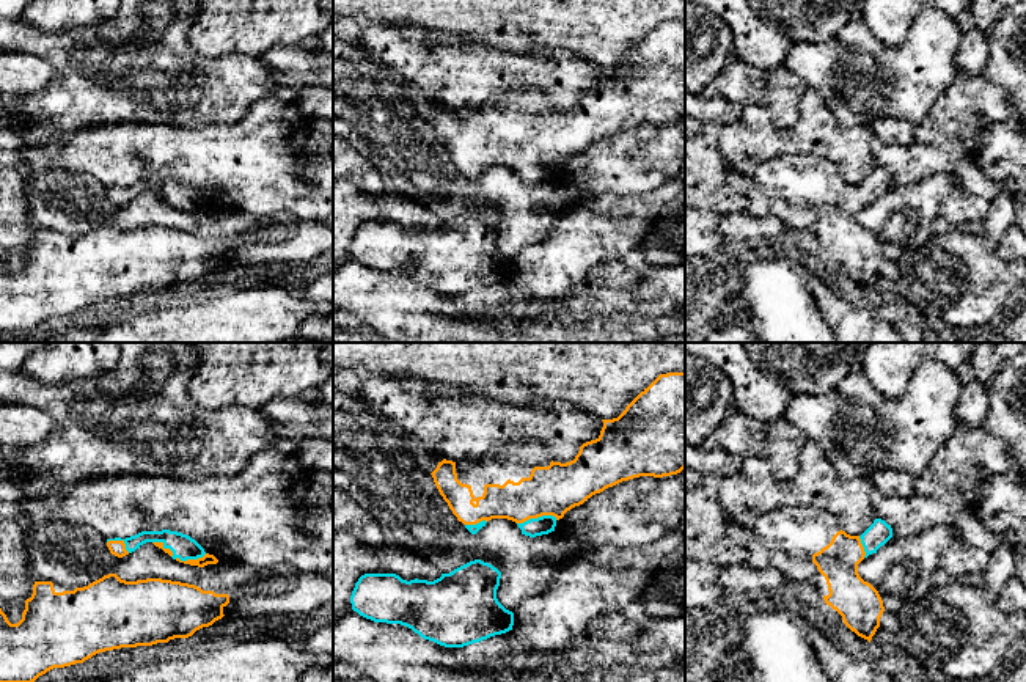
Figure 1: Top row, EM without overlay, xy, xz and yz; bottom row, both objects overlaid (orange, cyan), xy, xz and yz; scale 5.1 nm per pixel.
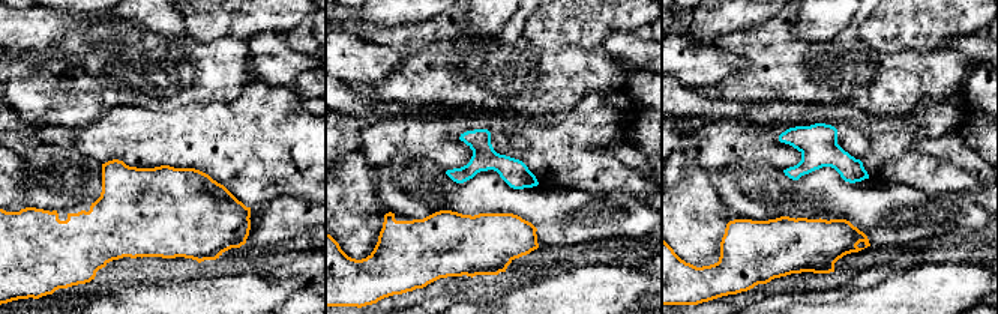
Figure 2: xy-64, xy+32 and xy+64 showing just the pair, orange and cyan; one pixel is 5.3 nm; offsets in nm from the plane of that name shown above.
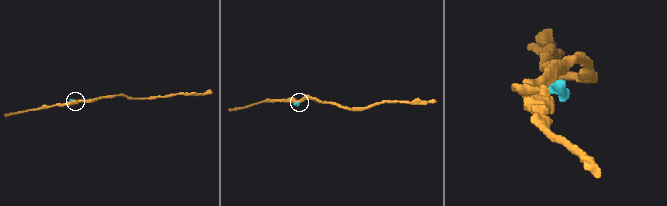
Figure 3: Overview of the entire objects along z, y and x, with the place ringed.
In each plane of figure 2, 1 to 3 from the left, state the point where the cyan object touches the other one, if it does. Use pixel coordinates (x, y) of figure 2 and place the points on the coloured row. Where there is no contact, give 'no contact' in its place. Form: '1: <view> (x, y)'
1: no contact
2: no contact
3: no contact

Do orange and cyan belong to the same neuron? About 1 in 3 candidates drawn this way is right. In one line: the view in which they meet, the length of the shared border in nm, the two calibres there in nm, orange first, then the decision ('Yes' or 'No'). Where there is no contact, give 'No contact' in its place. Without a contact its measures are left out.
Touches orange in xz. Shared border 220 nm. Thickness 260 nm (orange) against 100 nm. Yes

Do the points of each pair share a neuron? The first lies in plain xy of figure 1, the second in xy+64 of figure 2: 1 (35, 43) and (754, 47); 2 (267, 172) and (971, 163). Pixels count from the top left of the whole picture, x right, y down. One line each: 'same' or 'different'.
1: same
2: different

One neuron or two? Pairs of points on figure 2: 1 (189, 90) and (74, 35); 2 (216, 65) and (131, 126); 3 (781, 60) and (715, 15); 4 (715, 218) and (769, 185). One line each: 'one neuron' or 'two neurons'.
1: one neuron
2: two neurons
3: two neurons
4: two neurons

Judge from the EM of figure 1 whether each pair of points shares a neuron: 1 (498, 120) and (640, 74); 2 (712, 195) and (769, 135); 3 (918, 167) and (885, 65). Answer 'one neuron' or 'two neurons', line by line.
1: one neuron
2: two neurons
3: two neurons

